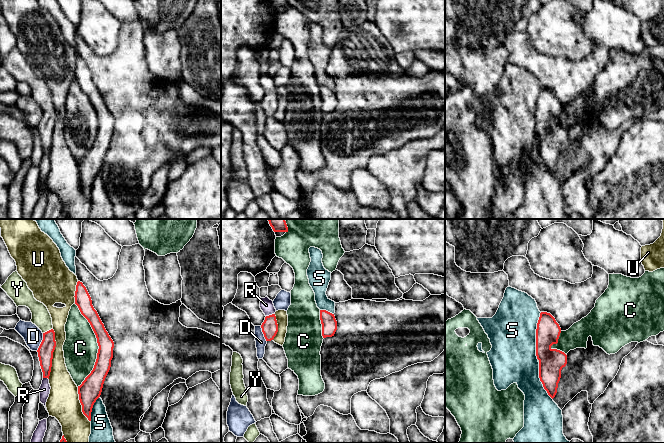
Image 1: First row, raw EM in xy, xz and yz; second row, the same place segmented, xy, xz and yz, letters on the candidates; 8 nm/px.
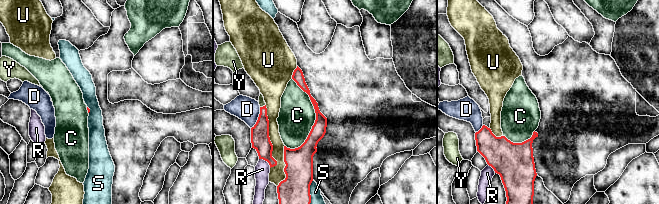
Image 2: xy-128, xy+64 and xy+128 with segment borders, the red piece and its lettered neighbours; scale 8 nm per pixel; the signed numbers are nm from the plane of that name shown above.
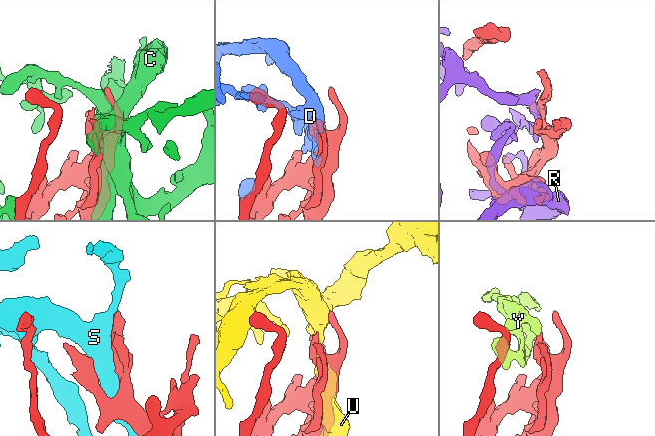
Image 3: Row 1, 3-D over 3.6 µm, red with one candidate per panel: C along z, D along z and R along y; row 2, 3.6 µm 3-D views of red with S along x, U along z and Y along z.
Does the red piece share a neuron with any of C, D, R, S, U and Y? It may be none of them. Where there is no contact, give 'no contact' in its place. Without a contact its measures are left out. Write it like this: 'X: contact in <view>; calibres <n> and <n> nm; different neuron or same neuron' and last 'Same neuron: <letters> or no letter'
C: contact in xy; calibres 130 and 280 nm; different neuron
D: contact in xy; calibres 130 and 160 nm; different neuron
R: contact in xz; calibres 130 and 110 nm; different neuron
S: contact in yz; calibres 200 and 380 nm; different neuron
U: contact in xy; calibres 130 and 190 nm; different neuron
Y: contact in xy; calibres 130 and 150 nm; same neuron
Same neuron: Y

